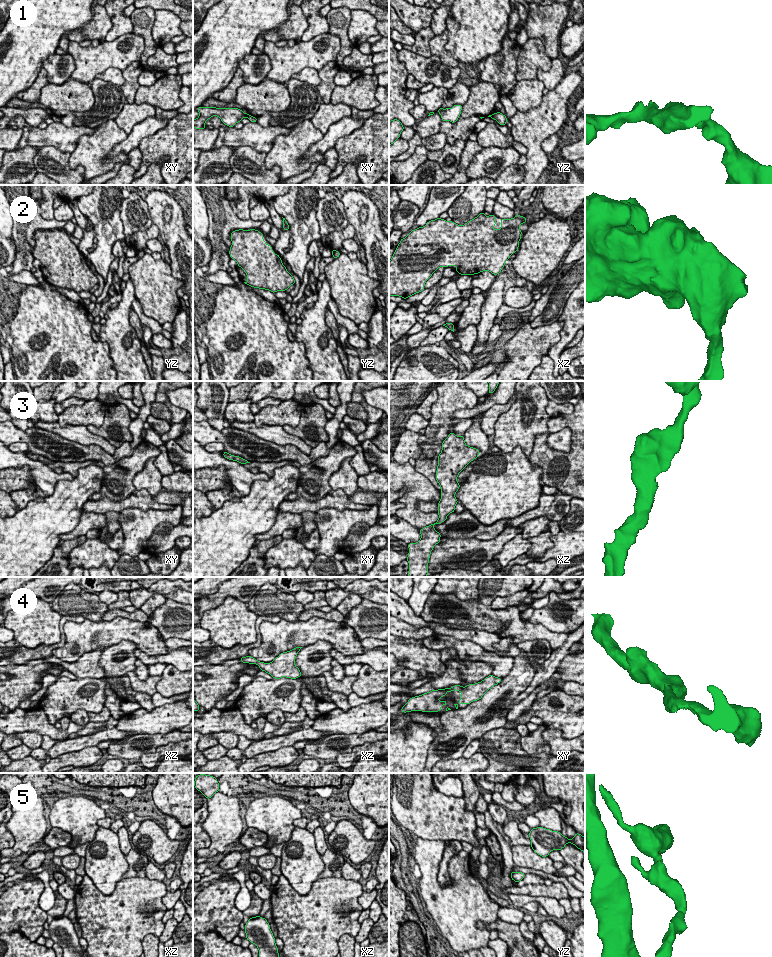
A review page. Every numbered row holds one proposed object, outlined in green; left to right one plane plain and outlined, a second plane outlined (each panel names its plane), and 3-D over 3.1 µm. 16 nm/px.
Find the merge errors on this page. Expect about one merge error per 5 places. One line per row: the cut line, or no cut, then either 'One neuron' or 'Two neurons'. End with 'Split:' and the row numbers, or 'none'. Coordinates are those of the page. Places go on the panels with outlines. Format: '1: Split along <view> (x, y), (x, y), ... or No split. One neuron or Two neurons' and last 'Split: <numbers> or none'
1: Split along xy (248, 114), (246, 116). Two neurons
2: No split. One neuron
3: No split. One neuron
4: No split. One neuron
5: No split. One neuron
Split: 1

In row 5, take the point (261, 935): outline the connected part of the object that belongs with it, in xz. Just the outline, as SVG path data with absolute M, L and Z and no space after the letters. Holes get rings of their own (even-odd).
M261 916L249 918L245 928L246 939L257 946L259 957L279 957L275 937L265 918Z

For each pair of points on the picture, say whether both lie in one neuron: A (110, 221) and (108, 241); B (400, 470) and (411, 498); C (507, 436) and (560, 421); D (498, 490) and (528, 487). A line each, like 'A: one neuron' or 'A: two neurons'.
A: one neuron
B: one neuron
C: two neurons
D: one neuron

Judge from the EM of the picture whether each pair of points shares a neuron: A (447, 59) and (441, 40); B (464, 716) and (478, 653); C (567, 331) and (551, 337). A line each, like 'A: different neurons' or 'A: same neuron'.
A: same neuron
B: different neurons
C: different neurons

